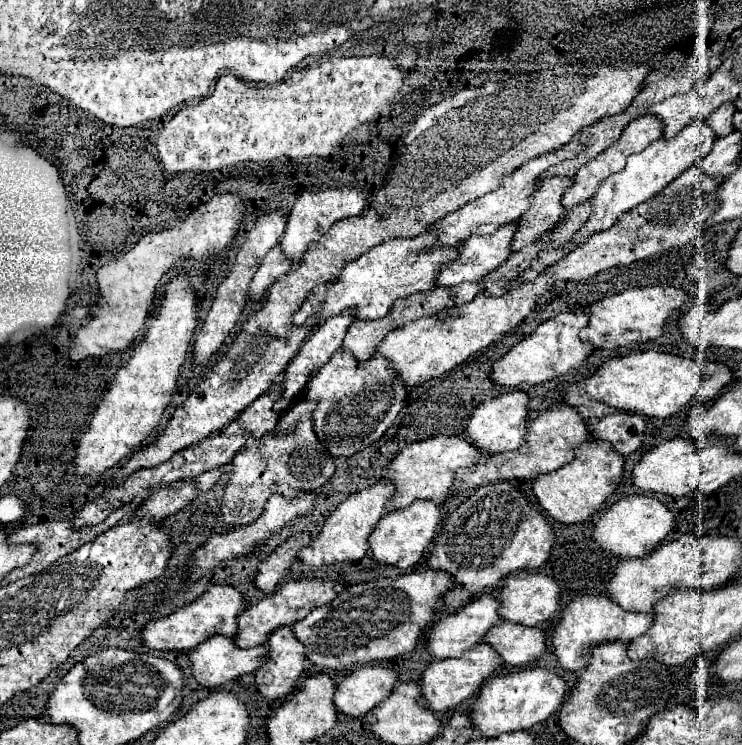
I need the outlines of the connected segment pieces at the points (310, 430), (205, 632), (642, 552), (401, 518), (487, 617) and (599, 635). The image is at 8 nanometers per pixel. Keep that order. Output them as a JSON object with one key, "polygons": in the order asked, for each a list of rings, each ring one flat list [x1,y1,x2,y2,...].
{"polygons":[[[298,402,290,406,276,428,268,432,258,446,242,450,234,456,222,506,222,516,228,524,238,526,254,522,264,514,264,506,272,494,296,498,300,492,322,488,332,478,334,460,314,432,312,412,314,402]],[[210,586,200,598,194,602,174,610,172,614,152,620,142,628,142,642,152,650,180,650,188,652,192,646,202,644,208,636,222,634,234,636,236,632,236,614,244,610,244,596,232,586]],[[626,496,600,512,600,518,592,528,592,540,604,552,618,558,640,558,652,552,658,544,662,544,672,530,674,516,662,502,648,496]],[[416,500,408,508,388,512,380,518,372,536,368,538,372,558,378,564,390,564,390,566,398,566,402,570,412,568,420,562,422,554,432,546,432,540,440,528,440,524,442,524,440,506,434,502,428,502,428,500]],[[484,594,484,596,480,596,478,600,474,600,474,602,470,602,468,606,464,606,462,610,458,610,456,614,450,614,450,616,438,620,438,622,430,628,430,632,428,632,428,636,426,636,426,648,428,648,428,652,430,652,434,658,460,658,468,648,476,646,476,644,484,638,484,632,486,632,488,628,492,628,494,624,500,622,500,618,498,618,498,608,500,608,498,600,494,600,492,596]],[[580,596,568,602,568,606,560,614,560,622,556,624,554,632,550,634,550,648,558,658,558,666,564,670,582,670,588,662,588,648,600,642,630,642,642,636,652,622,652,614,638,614,626,612,618,604,614,604,606,596]]]}

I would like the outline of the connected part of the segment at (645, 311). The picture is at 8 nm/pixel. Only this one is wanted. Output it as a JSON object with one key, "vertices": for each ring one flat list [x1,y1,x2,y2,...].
{"vertices":[[630,288,620,294,602,298,588,308,588,326,580,332,580,340,594,348,618,348,632,342,646,342,662,334,666,316,682,308,682,302,688,302,688,294,680,288]]}

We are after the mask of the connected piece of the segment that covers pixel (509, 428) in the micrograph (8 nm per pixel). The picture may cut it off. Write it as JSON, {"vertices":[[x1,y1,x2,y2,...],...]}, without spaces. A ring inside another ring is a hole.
{"vertices":[[514,390,508,394,500,394,492,400,486,400,482,404,478,404,468,420,466,426,466,440,480,448,480,452,484,452,486,456,490,454,498,454,498,452,506,452,506,450,514,450,520,444,524,444,524,432,528,426,528,394]]}

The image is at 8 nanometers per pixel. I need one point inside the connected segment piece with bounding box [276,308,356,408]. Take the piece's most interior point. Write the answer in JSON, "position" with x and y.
{"position":[327,338]}

